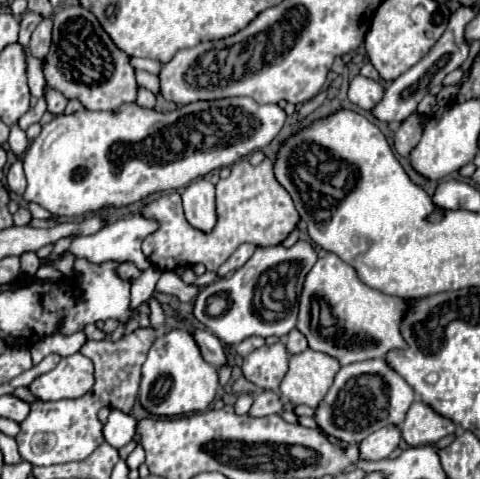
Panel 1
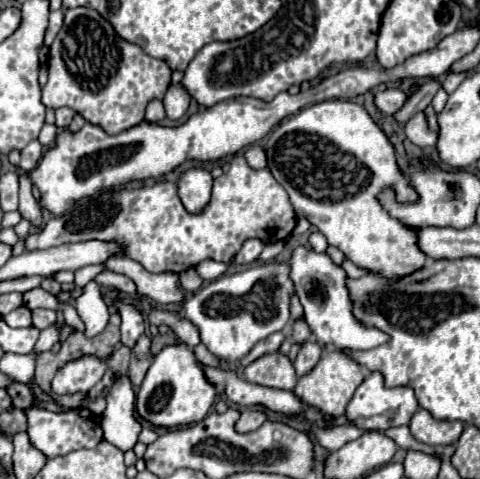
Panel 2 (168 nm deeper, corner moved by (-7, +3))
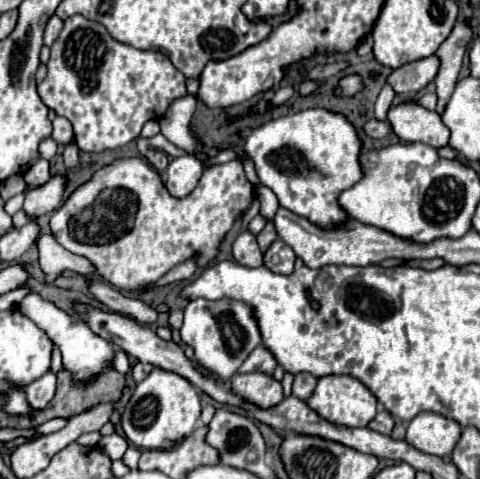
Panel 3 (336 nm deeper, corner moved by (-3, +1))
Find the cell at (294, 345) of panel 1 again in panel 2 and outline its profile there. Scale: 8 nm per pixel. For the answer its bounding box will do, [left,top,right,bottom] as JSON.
[294,339,322,375]

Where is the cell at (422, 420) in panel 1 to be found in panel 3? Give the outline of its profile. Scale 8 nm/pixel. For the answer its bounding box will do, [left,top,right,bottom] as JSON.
[406,413,462,457]

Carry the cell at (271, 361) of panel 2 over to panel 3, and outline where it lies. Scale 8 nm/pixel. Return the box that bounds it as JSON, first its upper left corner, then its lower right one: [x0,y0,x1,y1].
[230,373,284,409]

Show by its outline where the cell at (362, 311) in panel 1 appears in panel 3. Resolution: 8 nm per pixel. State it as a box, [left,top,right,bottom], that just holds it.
[264,239,294,275]

